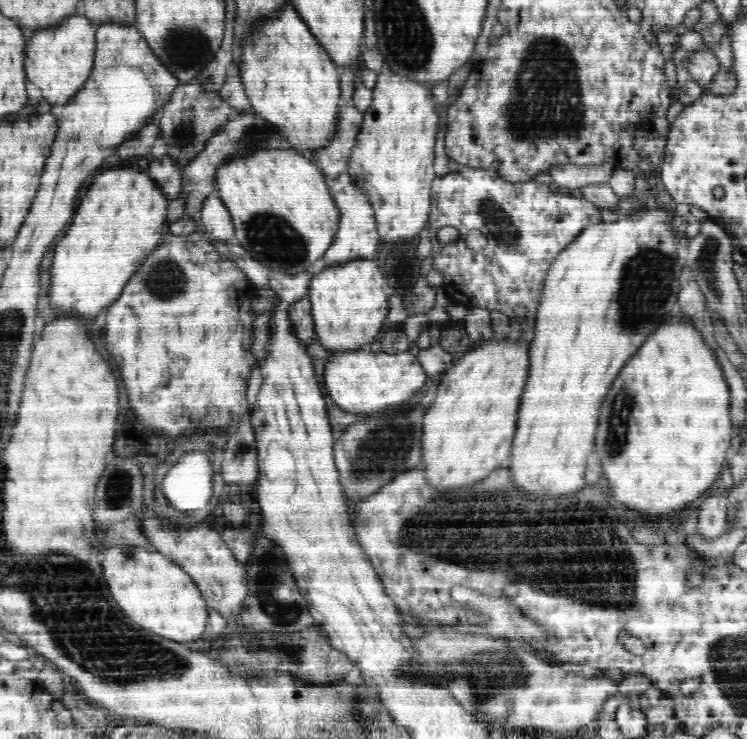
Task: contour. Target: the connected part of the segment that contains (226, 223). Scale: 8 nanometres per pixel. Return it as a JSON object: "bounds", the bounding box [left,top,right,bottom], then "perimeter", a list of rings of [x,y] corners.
{"bounds":[200,190,235,242],"perimeter":[[[214,190],[202,203],[200,213],[201,230],[207,232],[211,238],[225,242],[234,236],[235,228],[231,221],[231,214],[217,190]]]}

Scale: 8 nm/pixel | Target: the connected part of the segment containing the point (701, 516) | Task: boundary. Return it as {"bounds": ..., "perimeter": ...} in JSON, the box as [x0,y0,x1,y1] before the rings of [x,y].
{"bounds":[697,493,728,540],"perimeter":[[[712,493],[712,496],[702,500],[702,504],[697,507],[697,530],[704,539],[712,540],[718,538],[728,530],[728,525],[726,525],[728,501],[721,493]]]}

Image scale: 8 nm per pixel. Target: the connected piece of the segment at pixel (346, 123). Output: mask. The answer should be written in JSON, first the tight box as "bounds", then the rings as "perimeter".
{"bounds":[305,105,365,181],"perimeter":[[[346,105],[340,109],[337,116],[338,128],[336,136],[330,140],[330,146],[321,151],[305,152],[318,168],[321,168],[323,176],[328,181],[333,181],[342,173],[346,173],[349,166],[350,154],[355,146],[356,136],[361,132],[365,111]]]}

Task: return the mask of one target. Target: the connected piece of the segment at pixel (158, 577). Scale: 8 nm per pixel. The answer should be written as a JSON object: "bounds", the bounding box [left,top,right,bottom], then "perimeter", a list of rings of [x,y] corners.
{"bounds":[102,545,208,642],"perimeter":[[[118,545],[104,549],[102,568],[106,584],[118,606],[142,628],[148,628],[176,642],[198,640],[206,628],[208,610],[191,576],[161,552],[136,545]]]}

